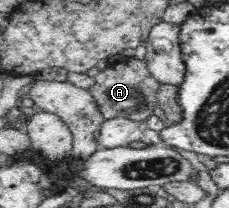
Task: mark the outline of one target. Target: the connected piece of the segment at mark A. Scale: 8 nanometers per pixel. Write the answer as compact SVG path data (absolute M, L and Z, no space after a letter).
M135 57L121 58L103 70L92 71L91 75L94 83L85 90L94 97L97 109L101 112L104 120L129 117L145 121L149 116L153 116L154 109L158 106L157 92L161 83L147 70L145 61Z

